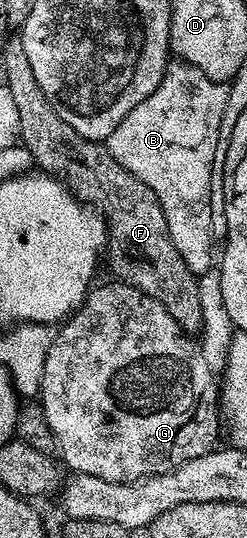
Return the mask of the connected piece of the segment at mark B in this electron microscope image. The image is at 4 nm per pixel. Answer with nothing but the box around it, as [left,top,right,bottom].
[104,61,230,276]

